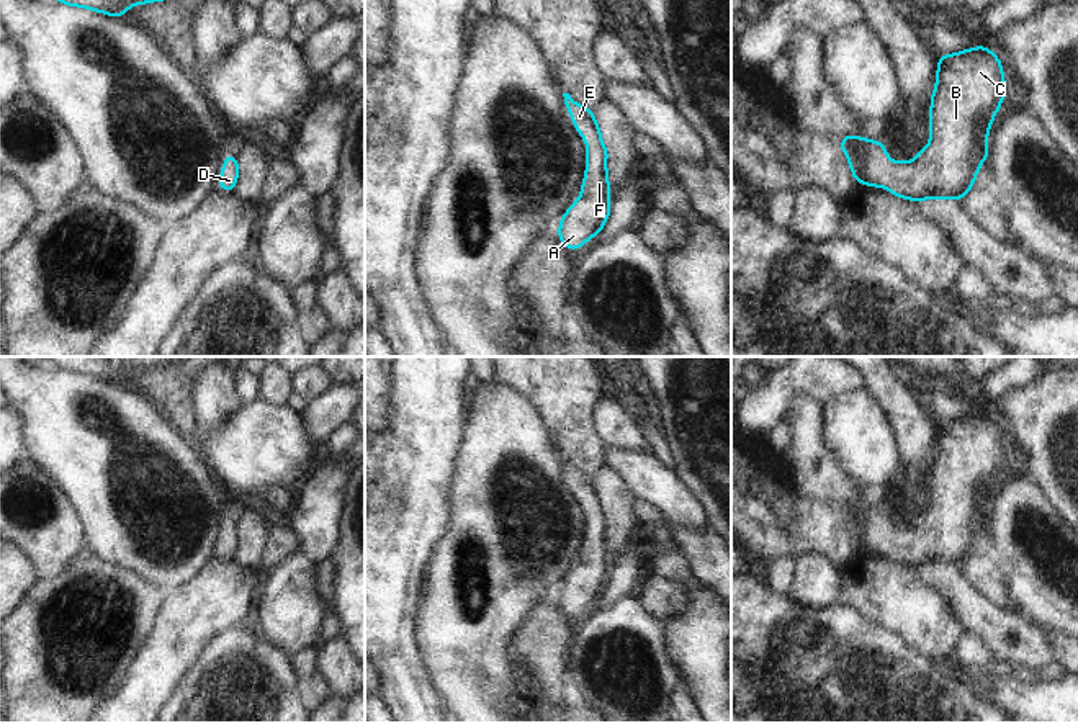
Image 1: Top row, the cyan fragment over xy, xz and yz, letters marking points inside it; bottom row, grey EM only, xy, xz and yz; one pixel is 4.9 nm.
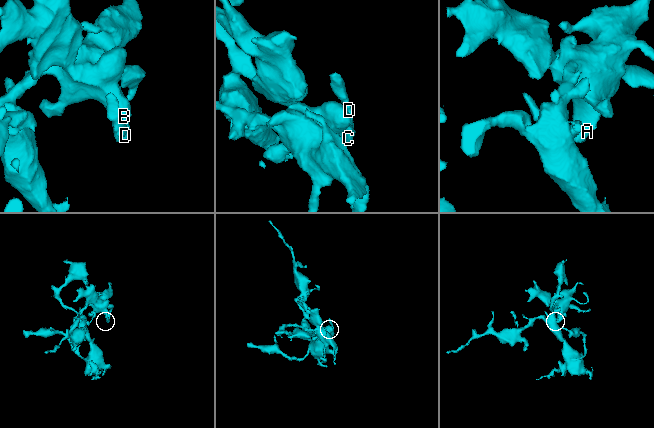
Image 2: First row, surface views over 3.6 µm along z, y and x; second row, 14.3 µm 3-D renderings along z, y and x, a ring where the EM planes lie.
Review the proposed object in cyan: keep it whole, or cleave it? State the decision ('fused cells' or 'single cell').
single cell

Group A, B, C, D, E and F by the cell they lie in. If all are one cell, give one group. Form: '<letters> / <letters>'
A B C D E F

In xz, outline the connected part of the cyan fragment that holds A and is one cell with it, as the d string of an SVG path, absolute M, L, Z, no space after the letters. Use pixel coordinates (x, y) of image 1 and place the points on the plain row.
M563 460L563 463L576 496L589 514L582 559L561 584L558 597L559 607L573 620L592 602L602 599L610 581L612 571L609 568L609 540L605 533L609 517L600 509L602 499L595 489L594 479L576 469L569 460Z

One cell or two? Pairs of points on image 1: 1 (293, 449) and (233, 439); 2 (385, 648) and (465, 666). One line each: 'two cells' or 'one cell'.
1: one cell
2: two cells

